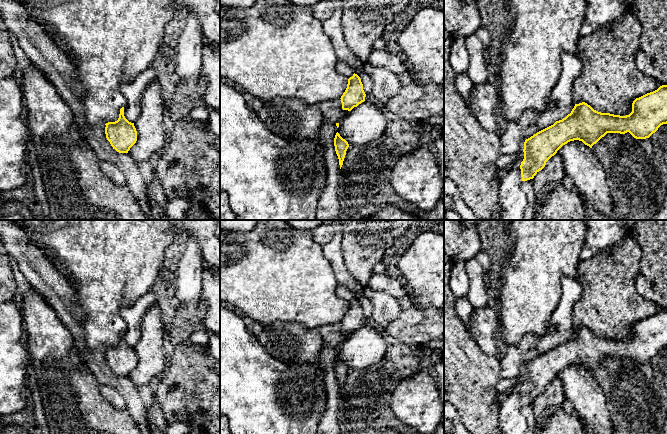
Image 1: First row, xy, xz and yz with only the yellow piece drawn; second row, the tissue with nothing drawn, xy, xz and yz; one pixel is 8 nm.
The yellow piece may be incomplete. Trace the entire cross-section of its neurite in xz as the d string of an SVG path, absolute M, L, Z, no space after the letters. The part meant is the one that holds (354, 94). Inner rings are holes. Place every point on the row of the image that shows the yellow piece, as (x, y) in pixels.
M337 60L336 70L348 78L347 88L340 99L342 109L351 111L365 101L366 94L363 90L363 84L360 77L348 64Z

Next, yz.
M667 85L636 98L632 103L632 112L626 116L598 112L585 102L575 104L565 118L526 139L515 154L516 160L501 168L500 176L503 177L511 169L520 168L522 181L527 181L533 179L545 167L546 162L570 141L579 140L592 148L607 133L629 132L636 139L646 139L663 124L667 124Z

